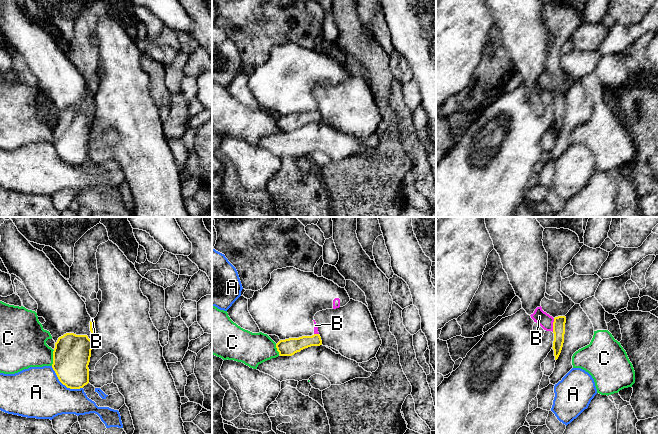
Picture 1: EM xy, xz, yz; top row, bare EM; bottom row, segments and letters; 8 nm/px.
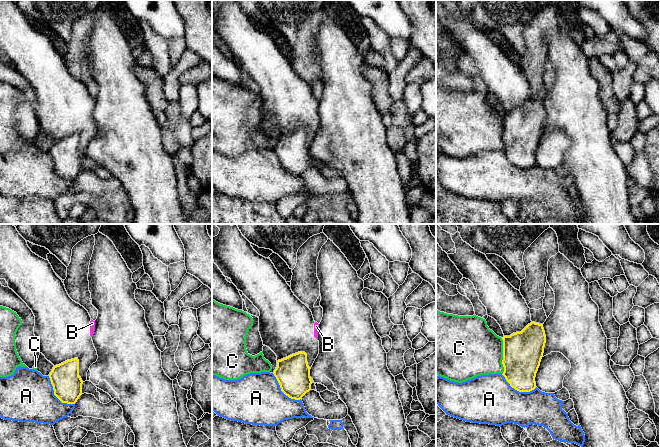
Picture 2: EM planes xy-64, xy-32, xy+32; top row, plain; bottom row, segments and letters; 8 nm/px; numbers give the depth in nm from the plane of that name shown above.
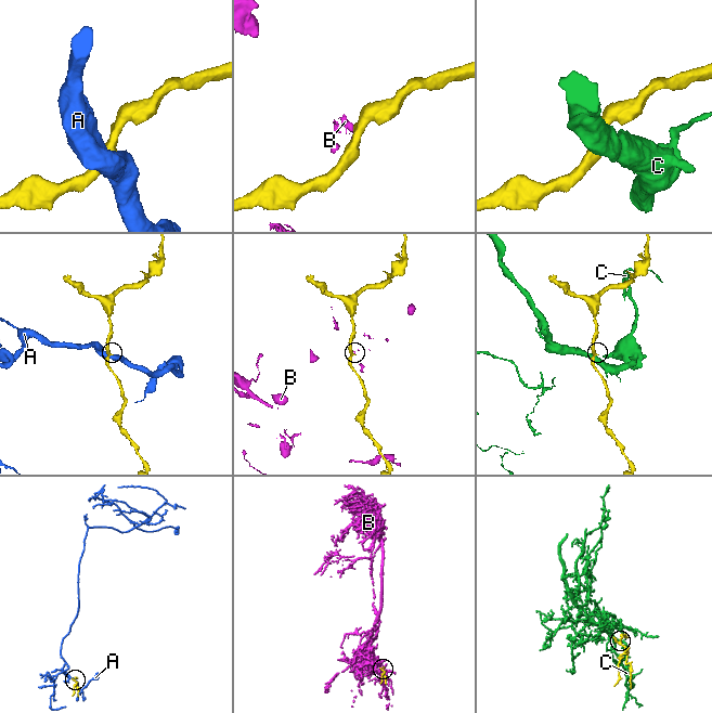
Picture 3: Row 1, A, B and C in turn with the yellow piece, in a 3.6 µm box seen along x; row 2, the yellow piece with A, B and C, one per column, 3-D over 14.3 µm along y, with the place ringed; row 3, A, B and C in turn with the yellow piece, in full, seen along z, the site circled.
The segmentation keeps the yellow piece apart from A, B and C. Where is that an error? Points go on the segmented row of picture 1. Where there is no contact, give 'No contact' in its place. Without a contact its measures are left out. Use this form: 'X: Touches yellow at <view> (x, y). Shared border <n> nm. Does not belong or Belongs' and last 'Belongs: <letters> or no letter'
A: Touches yellow at xy (64, 384). Shared border 320 nm. Does not belong
B: Touches yellow at yz (553, 325). Shared border 110 nm. Does not belong
C: Touches yellow at xy (53, 358). Shared border 130 nm. Does not belong
Belongs: no letter

